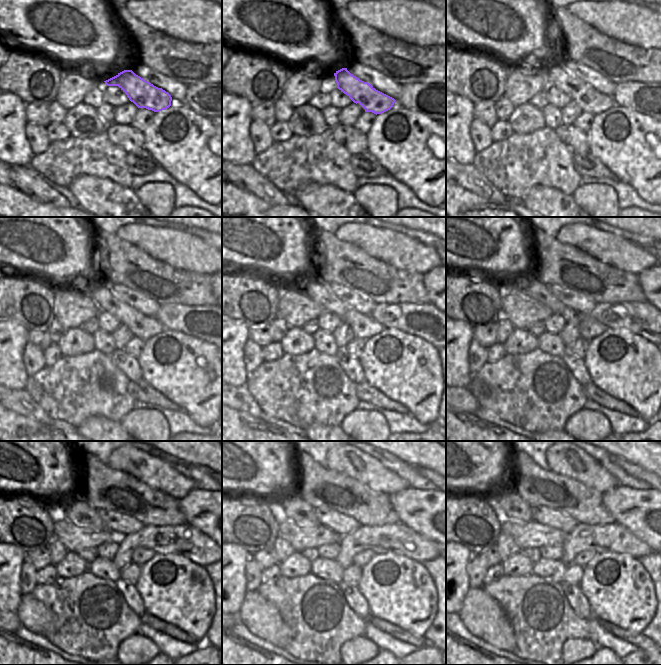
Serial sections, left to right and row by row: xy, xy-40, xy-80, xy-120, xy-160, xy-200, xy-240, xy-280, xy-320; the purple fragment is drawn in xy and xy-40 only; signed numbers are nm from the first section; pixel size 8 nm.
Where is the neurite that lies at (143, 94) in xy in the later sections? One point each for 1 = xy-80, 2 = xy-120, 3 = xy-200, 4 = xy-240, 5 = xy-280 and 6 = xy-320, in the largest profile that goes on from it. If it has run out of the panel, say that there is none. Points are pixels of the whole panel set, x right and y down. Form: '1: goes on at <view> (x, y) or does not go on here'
1: goes on at xy-80 (579, 92)
2: goes on at xy-120 (149, 325)
3: goes on at xy-200 (533, 289)
4: goes on at xy-240 (78, 512)
5: goes on at xy-280 (296, 510)
6: goes on at xy-320 (513, 506)

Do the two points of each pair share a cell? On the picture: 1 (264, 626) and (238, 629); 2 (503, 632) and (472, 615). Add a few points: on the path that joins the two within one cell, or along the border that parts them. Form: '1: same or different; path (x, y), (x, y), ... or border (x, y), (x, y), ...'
1: different; border (236, 618), (254, 635), (266, 641)
2: same; path (495, 628), (480, 615)

